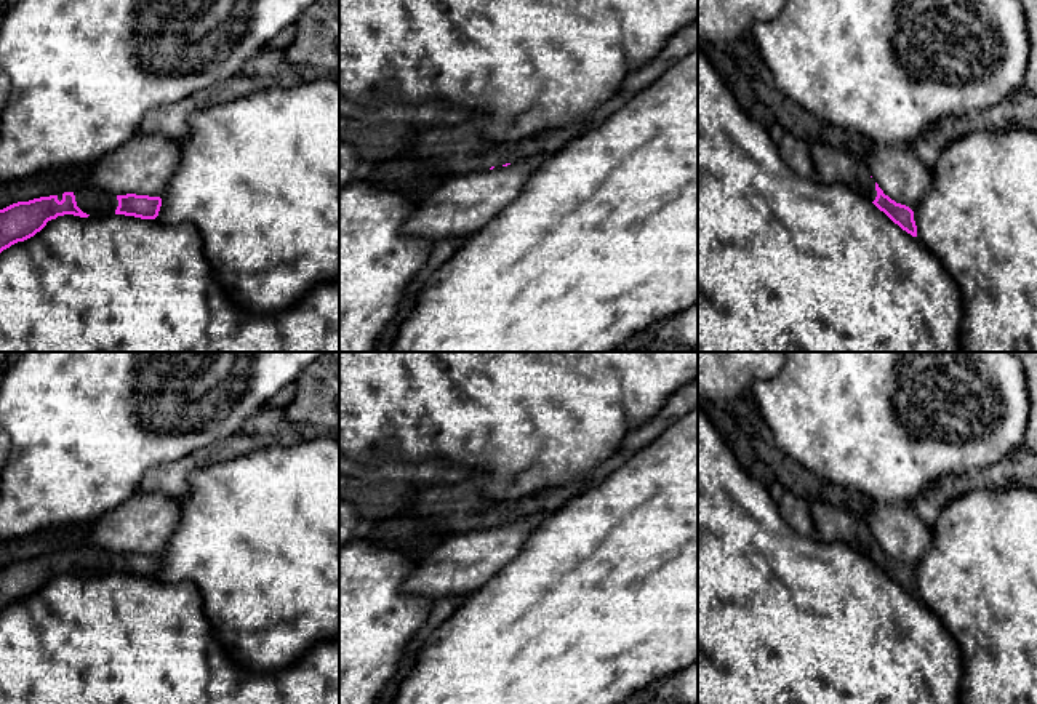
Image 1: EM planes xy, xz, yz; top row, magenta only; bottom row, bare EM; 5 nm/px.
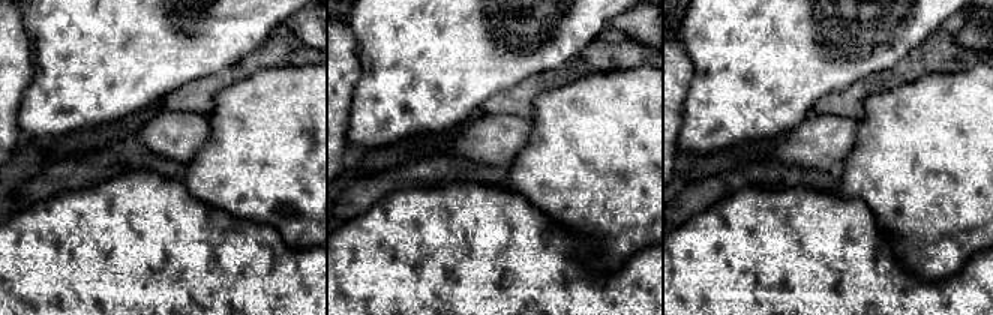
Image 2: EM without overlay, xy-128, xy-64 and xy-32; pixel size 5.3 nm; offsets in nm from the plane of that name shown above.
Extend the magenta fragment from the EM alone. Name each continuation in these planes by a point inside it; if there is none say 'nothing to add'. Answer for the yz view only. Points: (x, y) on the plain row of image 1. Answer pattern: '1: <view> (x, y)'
1: yz (832, 524)

